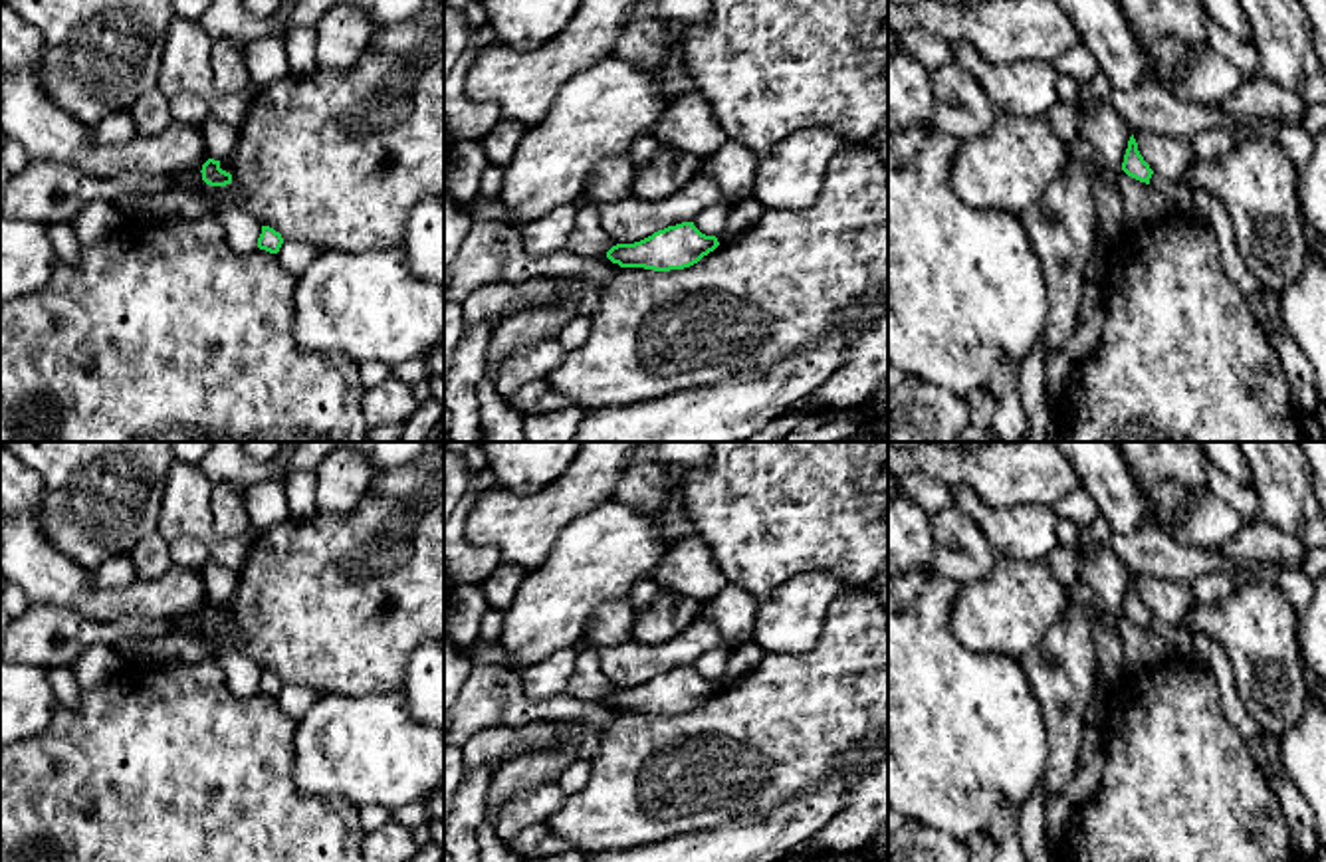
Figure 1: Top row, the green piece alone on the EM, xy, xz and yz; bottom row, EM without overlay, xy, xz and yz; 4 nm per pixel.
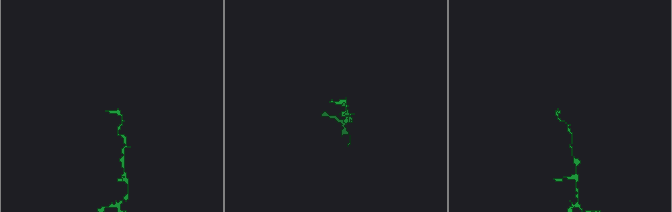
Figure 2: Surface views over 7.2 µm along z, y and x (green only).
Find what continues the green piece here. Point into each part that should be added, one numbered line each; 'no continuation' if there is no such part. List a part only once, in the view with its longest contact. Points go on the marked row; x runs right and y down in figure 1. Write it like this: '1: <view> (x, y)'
no continuation

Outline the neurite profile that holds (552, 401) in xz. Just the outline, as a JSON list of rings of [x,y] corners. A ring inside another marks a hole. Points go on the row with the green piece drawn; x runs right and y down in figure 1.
[[[551,390],[545,396],[541,396],[527,414],[551,412],[551,410],[567,408],[573,404],[575,402],[569,396]]]

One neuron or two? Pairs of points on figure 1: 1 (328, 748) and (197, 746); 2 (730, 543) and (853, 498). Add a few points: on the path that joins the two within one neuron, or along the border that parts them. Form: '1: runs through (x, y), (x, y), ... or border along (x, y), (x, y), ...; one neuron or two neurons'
1: border along (298, 720), (294, 736), (294, 787), (304, 793); two neurons
2: runs through (760, 514), (777, 498), (823, 498); one neuron

